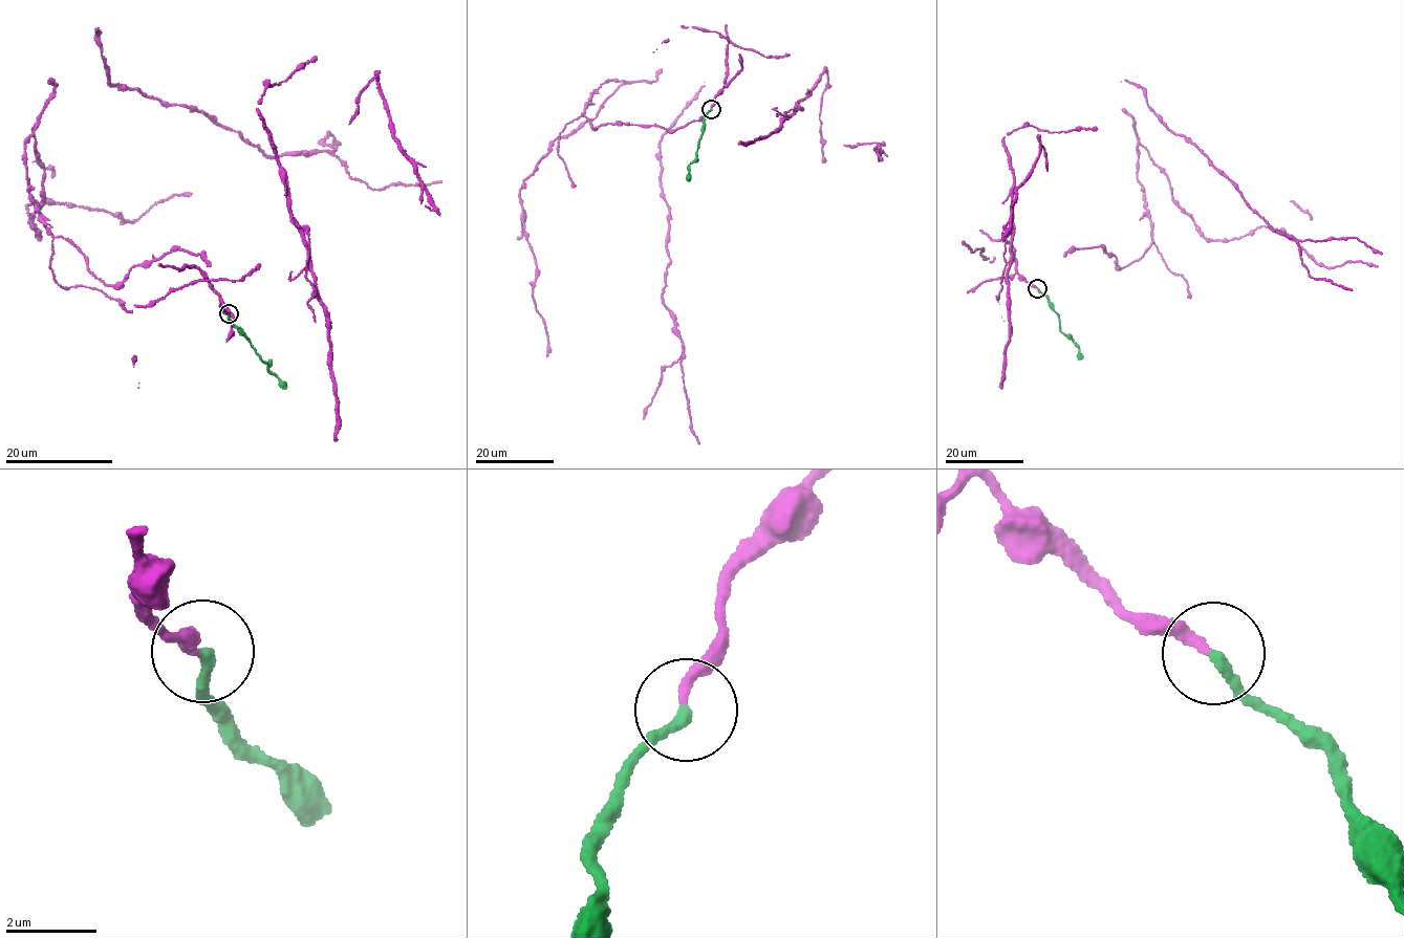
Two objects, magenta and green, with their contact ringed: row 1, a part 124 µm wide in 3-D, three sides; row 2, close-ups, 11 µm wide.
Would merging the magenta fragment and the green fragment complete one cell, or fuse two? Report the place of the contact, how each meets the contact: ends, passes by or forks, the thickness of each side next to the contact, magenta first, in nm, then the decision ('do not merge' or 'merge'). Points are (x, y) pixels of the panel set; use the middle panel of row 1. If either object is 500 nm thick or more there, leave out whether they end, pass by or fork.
place (711, 109); magenta ends; green ends; calibres 240 and 240 nm; merge

